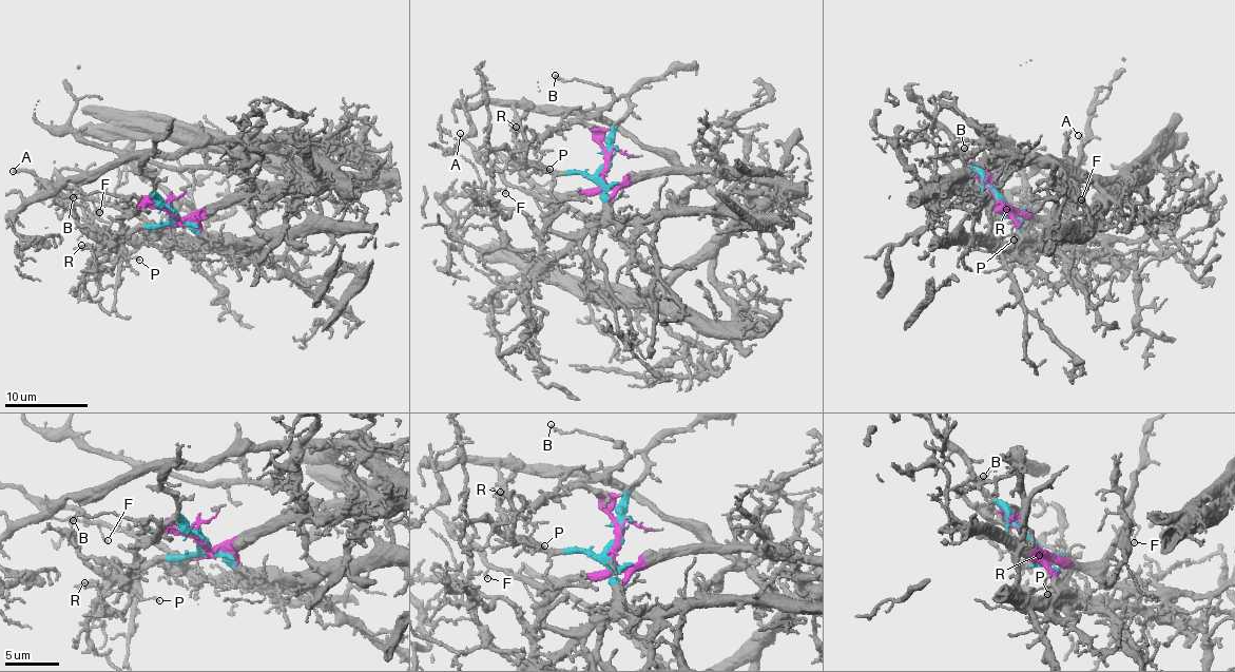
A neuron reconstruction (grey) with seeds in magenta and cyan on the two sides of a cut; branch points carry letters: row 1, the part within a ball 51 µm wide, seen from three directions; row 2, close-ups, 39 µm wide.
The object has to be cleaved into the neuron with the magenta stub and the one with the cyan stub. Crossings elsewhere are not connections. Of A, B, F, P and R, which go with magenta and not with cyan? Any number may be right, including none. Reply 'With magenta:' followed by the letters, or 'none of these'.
With magenta: A, F

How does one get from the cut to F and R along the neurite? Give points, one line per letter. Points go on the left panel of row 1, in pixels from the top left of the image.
F: (174, 215), (181, 219), (154, 225), (93, 202), (99, 213)
R: (174, 215), (169, 222), (134, 228), (117, 241), (115, 265), (104, 272), (96, 268), (93, 254), (80, 246)

